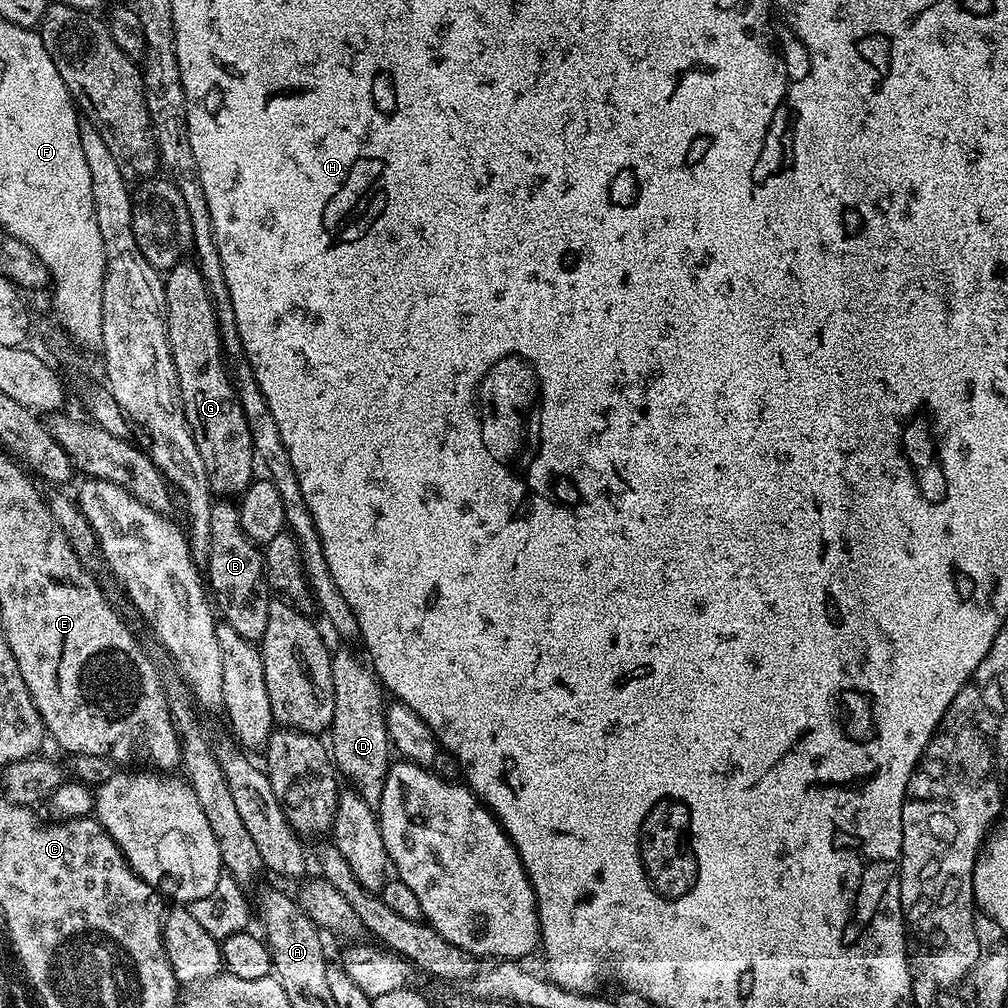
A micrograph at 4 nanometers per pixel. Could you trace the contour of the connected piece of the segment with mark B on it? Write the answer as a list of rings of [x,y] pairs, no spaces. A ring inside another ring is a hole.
[[[217,499],[210,510],[210,542],[206,563],[206,584],[214,597],[219,615],[220,612],[224,615],[221,616],[223,623],[233,627],[242,638],[259,642],[266,634],[270,599],[270,589],[264,574],[264,554],[258,544],[243,532],[239,507],[231,499]]]

